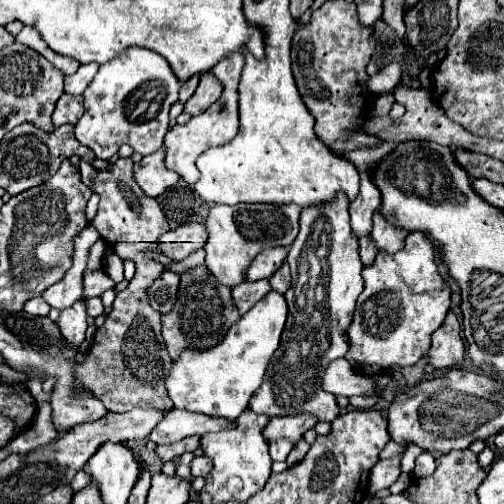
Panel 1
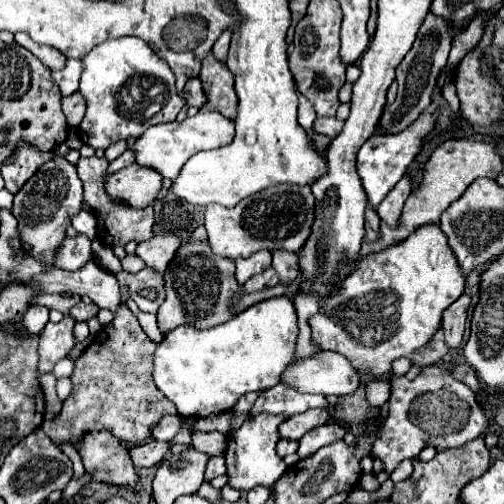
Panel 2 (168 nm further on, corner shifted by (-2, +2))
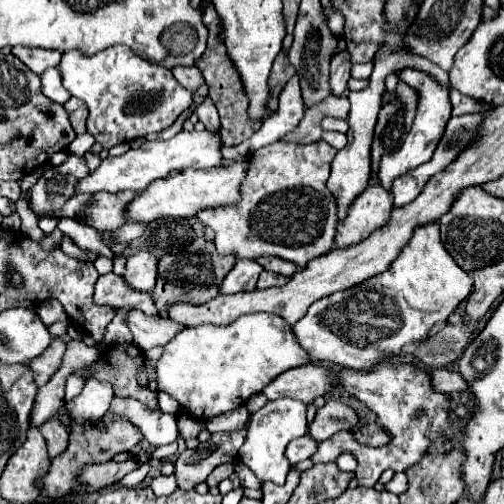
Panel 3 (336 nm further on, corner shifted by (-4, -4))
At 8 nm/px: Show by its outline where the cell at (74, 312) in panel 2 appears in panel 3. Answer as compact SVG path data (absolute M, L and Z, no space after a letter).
M52 298L44 300L44 302L38 306L38 316L40 316L40 320L42 320L46 326L50 326L50 324L54 324L54 322L70 322L70 318L68 318L66 310L62 308L62 304L60 304L58 300L52 300Z

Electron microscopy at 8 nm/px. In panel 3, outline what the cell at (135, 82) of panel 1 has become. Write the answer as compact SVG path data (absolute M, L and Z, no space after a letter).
M116 44L94 56L84 56L84 54L78 54L78 50L70 50L62 54L62 62L58 68L62 72L62 82L66 90L88 106L90 116L88 116L86 128L104 150L110 150L112 146L132 142L134 138L140 138L152 132L158 134L170 128L176 122L176 118L182 114L182 110L186 110L192 104L192 92L176 82L172 70L146 62L144 58L134 54L134 50L130 50L128 46Z

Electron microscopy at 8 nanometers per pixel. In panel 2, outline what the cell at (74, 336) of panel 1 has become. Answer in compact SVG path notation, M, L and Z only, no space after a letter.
M64 316L62 322L58 324L52 324L48 322L42 336L40 336L40 348L38 348L38 354L40 354L40 364L38 364L38 372L40 374L48 374L52 372L54 364L62 358L68 356L68 352L74 348L74 334L72 334L72 328L74 328L74 318L70 316Z

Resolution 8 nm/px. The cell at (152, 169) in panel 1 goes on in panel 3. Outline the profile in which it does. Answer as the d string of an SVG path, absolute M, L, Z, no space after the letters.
M122 190L118 194L98 192L86 210L88 226L100 232L114 232L128 222L126 208L138 196L134 190Z

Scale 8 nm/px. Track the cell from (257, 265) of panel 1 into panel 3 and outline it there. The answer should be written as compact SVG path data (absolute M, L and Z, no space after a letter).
M238 259L234 268L220 284L221 294L235 294L255 290L263 268L253 259Z

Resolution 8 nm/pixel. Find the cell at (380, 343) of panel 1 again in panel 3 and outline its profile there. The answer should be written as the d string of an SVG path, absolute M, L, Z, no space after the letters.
M438 222L426 224L414 232L412 242L408 242L398 258L388 266L386 272L372 276L362 282L358 288L342 290L332 296L326 296L314 302L306 316L294 324L294 334L302 348L310 354L310 360L338 364L340 368L352 370L370 370L382 360L396 358L406 344L420 344L430 338L430 332L438 324L446 324L448 316L458 308L460 302L468 298L472 290L472 278L450 258L446 248L440 242Z

